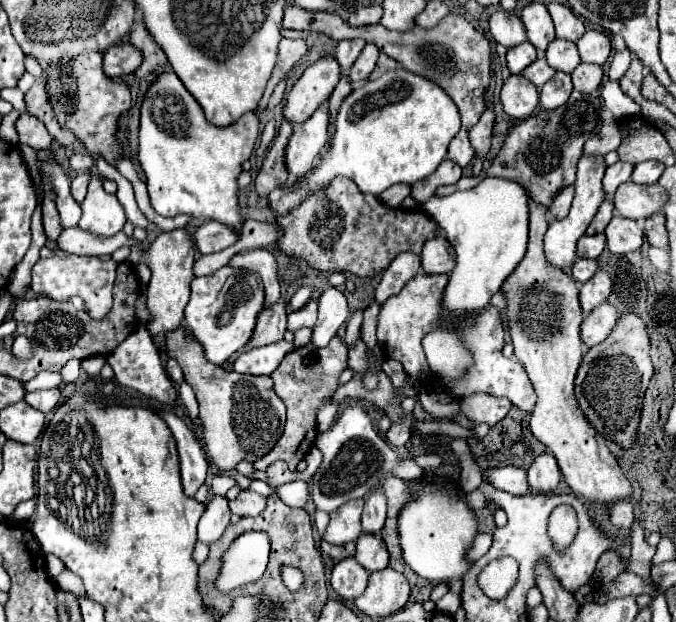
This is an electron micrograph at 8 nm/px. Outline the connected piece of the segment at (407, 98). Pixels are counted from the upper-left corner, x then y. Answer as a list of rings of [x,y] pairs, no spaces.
[[[405,68],[389,70],[381,78],[367,80],[353,88],[339,108],[337,134],[327,142],[327,150],[291,188],[285,184],[273,190],[267,196],[267,206],[283,216],[295,210],[307,196],[325,190],[335,176],[351,178],[363,194],[375,196],[393,184],[423,180],[443,162],[447,146],[457,136],[459,126],[459,110],[441,86]]]

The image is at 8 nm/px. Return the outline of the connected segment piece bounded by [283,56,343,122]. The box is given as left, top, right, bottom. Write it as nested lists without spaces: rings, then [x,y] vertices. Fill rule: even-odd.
[[[323,56],[313,66],[309,66],[287,96],[287,106],[283,110],[285,118],[293,122],[307,120],[319,104],[327,102],[341,80],[341,72],[343,70],[335,56]]]

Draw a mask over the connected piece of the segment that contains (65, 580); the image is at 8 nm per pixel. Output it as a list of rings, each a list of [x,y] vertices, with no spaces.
[[[63,570],[61,576],[57,576],[55,584],[65,590],[65,592],[71,592],[71,594],[77,594],[77,596],[83,596],[85,594],[85,588],[83,588],[83,582],[77,574],[69,572],[69,570]]]

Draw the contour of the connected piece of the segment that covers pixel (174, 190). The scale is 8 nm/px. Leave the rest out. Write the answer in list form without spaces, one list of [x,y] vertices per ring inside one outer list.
[[[165,70],[151,84],[141,106],[139,162],[147,176],[151,206],[161,216],[189,214],[193,218],[211,218],[241,230],[243,220],[237,204],[237,176],[241,164],[249,160],[257,140],[257,116],[241,116],[231,126],[217,128],[203,116],[197,100],[187,92],[173,70]]]

